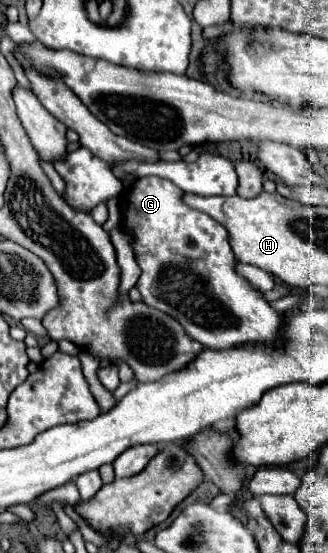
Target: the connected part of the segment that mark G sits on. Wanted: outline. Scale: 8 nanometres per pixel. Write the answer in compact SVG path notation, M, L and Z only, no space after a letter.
M155 176L139 178L133 182L131 190L123 190L119 196L121 226L131 238L135 260L141 268L141 276L135 288L141 292L143 302L173 316L185 332L201 342L205 348L221 350L235 348L243 344L275 344L281 340L283 320L267 304L267 300L255 290L243 276L235 272L235 256L229 244L229 232L215 222L205 212L193 210L183 202L183 190L169 180Z

